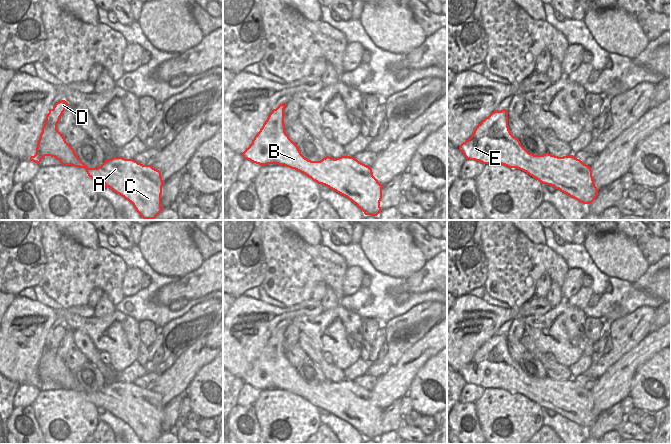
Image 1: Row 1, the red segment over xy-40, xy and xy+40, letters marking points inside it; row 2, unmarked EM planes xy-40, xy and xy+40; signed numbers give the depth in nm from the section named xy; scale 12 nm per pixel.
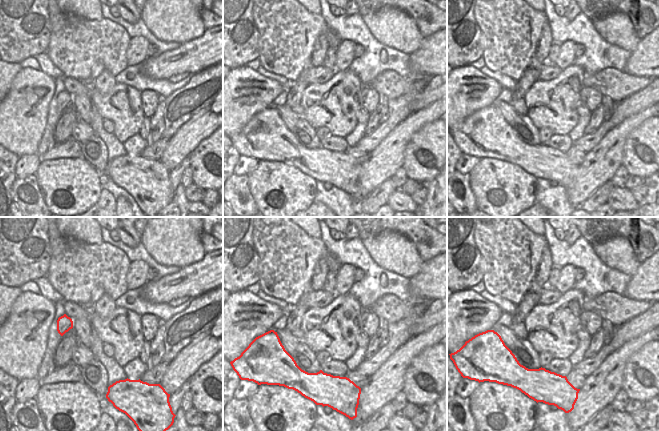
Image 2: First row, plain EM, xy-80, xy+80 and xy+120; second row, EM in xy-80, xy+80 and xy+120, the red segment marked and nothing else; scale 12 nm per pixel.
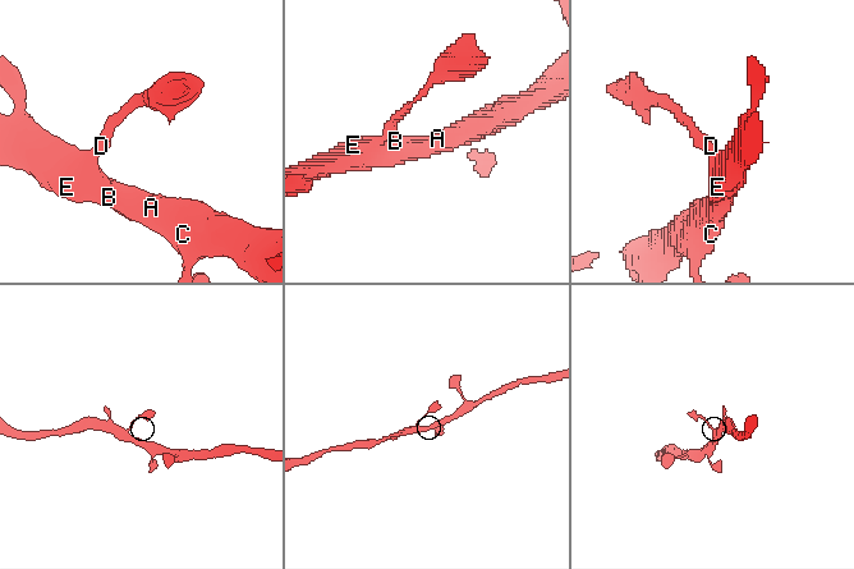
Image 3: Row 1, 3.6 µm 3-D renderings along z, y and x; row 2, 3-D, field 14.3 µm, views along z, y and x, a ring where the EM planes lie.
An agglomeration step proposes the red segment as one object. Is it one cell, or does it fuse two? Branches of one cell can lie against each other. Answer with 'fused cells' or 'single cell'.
single cell

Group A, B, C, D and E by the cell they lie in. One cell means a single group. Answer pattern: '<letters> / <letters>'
A B C D E

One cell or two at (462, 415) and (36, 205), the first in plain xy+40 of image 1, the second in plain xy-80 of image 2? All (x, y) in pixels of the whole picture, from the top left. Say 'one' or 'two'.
one

